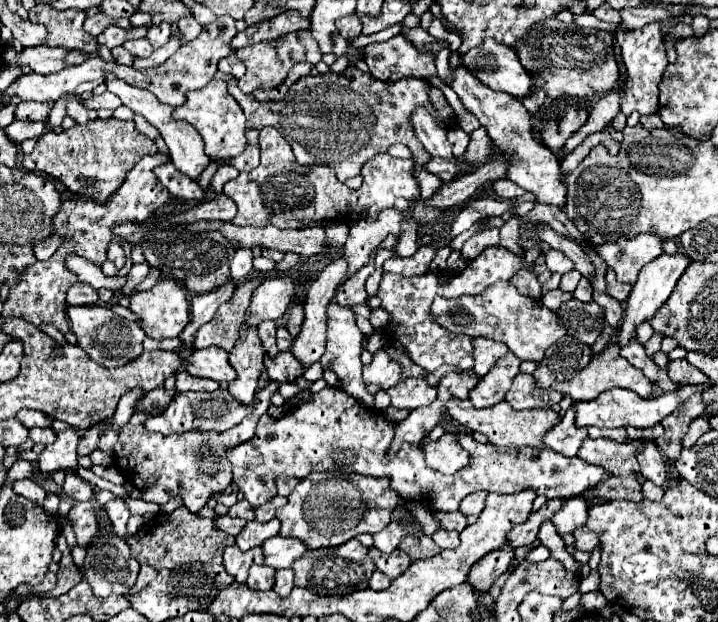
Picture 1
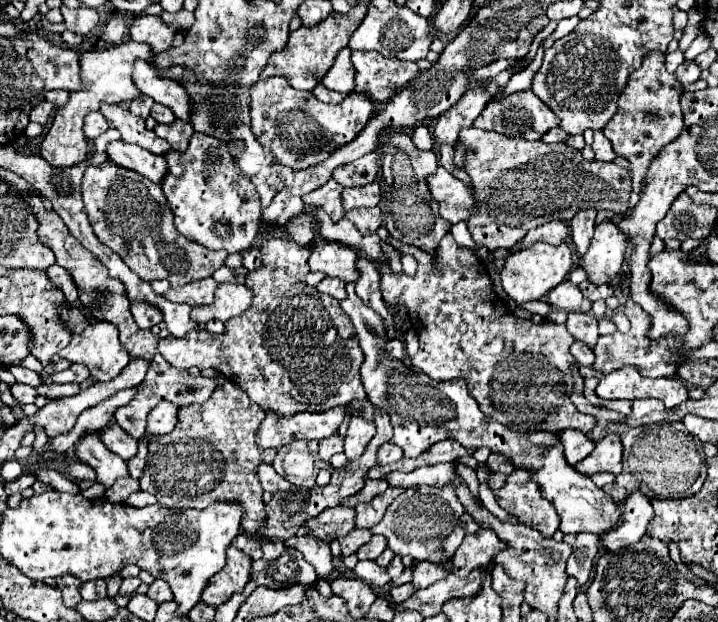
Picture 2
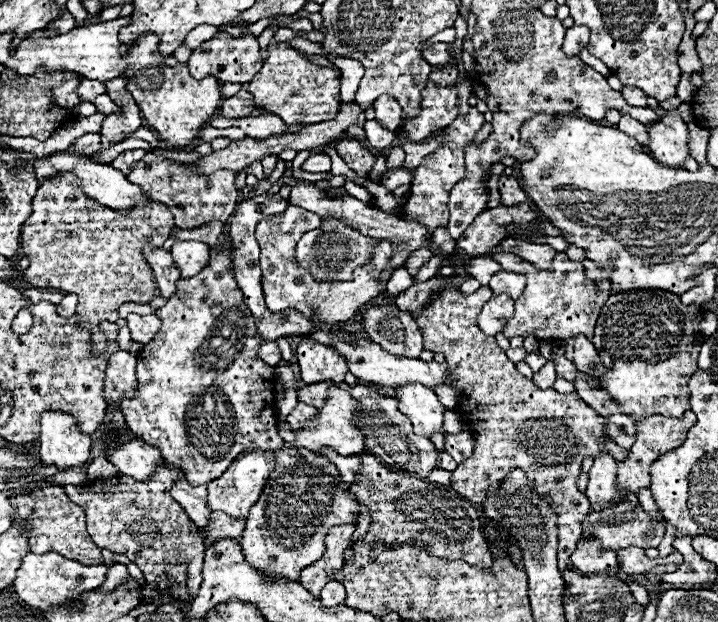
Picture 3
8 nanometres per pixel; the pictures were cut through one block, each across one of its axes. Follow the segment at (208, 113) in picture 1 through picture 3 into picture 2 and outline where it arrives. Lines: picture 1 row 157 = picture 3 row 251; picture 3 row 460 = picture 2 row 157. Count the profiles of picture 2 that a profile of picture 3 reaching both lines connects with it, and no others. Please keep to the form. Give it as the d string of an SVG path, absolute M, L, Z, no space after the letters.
M192 134L184 154L172 150L164 158L168 160L168 176L162 182L162 190L174 214L176 230L208 250L226 250L232 254L252 248L262 226L260 198L256 188L236 172L228 146L214 136Z

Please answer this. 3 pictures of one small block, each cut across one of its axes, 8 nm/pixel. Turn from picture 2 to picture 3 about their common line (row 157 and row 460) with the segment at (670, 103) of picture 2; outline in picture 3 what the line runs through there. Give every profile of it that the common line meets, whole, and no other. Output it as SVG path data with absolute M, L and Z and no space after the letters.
M692 410L684 412L680 418L668 418L668 416L648 416L636 422L636 434L634 434L634 444L628 450L626 460L618 462L618 476L616 476L616 484L620 490L638 494L638 490L642 488L650 488L650 468L652 464L666 452L678 448L684 444L686 440L686 432L688 428L696 422L696 414Z

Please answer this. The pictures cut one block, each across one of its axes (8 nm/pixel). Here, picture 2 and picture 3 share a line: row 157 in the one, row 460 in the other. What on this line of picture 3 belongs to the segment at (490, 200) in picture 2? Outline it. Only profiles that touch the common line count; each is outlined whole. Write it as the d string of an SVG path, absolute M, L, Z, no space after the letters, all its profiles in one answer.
M480 286L480 290L470 296L462 296L458 288L444 288L440 296L416 316L424 336L424 350L446 352L448 368L452 370L448 384L460 390L464 420L472 426L476 440L474 454L458 464L452 472L450 486L480 504L486 498L486 488L498 486L512 468L528 472L528 478L534 480L540 494L550 498L550 506L558 516L558 568L564 572L580 540L584 516L590 510L588 498L576 488L576 478L586 456L606 452L600 444L602 436L606 436L606 420L580 396L564 396L554 388L540 390L516 370L496 340L484 336L476 326L476 316L490 298L492 290L488 286Z

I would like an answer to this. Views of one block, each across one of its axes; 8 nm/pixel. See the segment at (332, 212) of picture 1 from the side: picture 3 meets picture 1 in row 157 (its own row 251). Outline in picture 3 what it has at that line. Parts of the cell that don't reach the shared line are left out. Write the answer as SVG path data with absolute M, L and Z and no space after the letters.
M288 206L282 214L272 214L258 222L256 226L256 238L260 242L260 268L262 268L262 290L264 298L268 302L268 308L272 312L282 312L286 308L296 308L298 312L312 316L314 320L320 320L324 324L336 324L350 320L354 312L368 300L376 298L384 288L380 286L380 274L388 264L388 258L392 256L390 240L382 240L380 246L376 246L376 252L372 256L372 264L358 268L358 272L352 274L350 282L316 282L308 274L308 270L300 268L294 256L296 242L300 236L312 228L320 226L320 216L314 212L308 212L300 206Z

